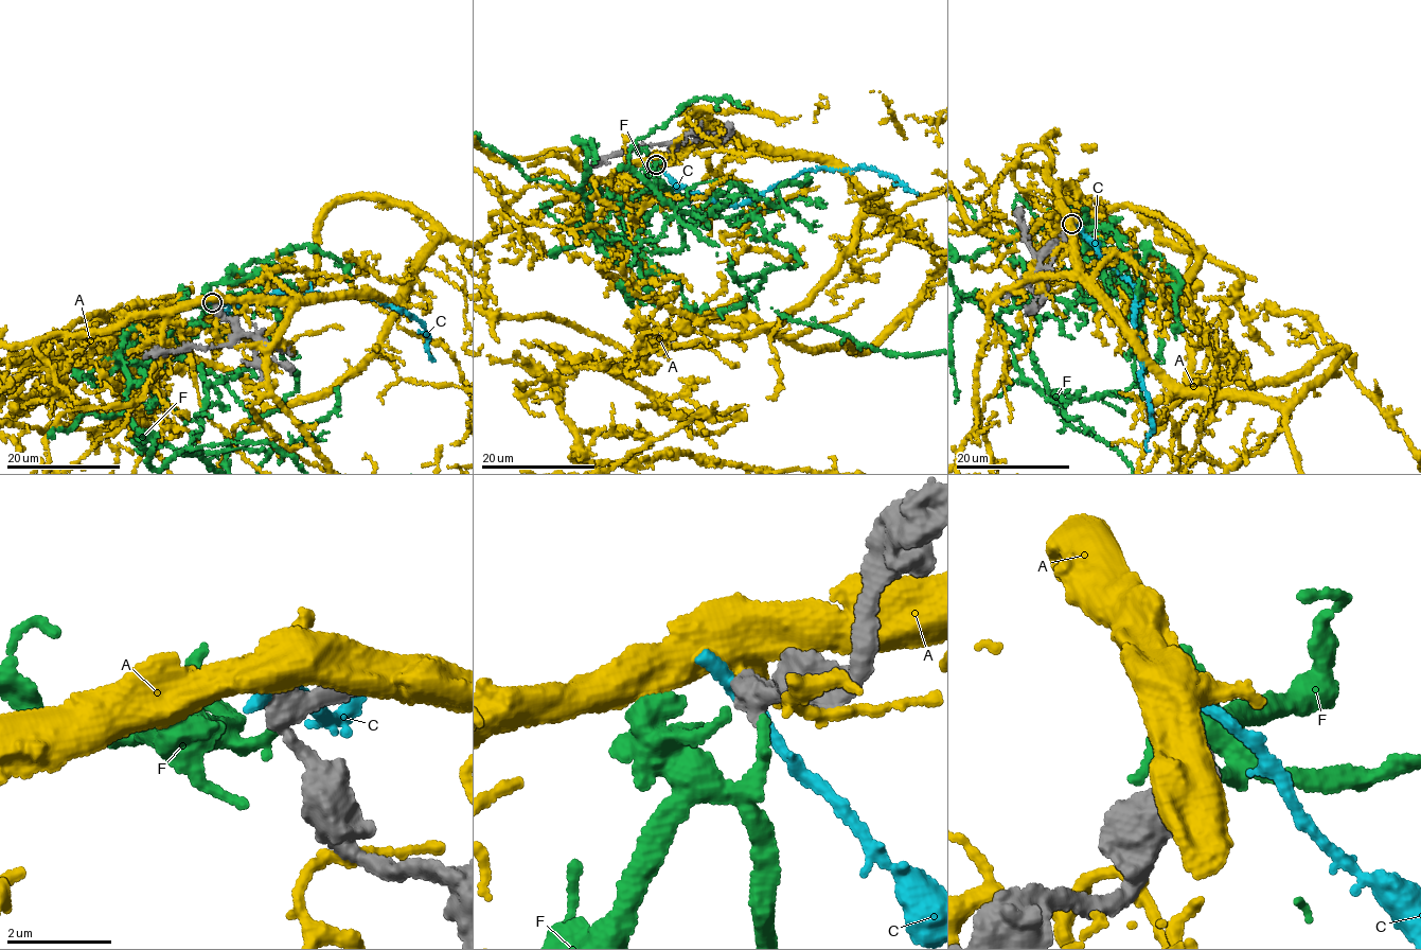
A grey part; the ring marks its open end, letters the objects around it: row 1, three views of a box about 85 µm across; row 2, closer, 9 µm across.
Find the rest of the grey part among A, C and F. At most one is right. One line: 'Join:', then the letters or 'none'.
Join: none

